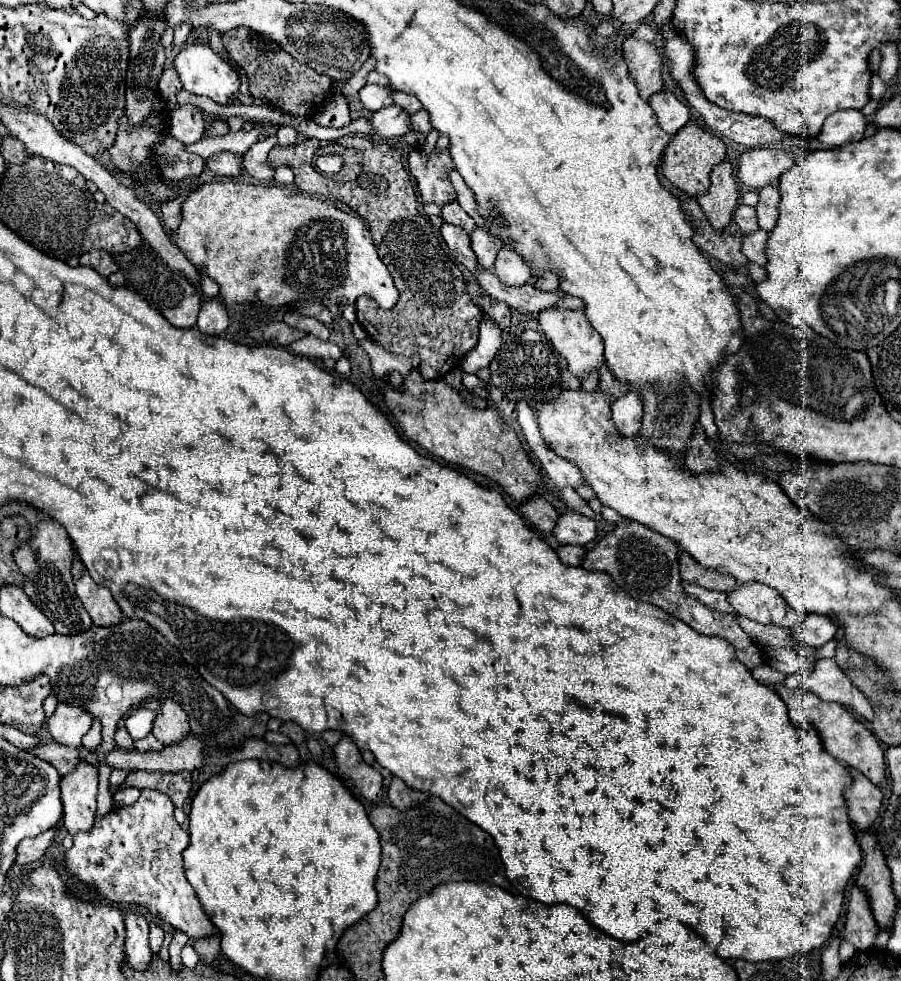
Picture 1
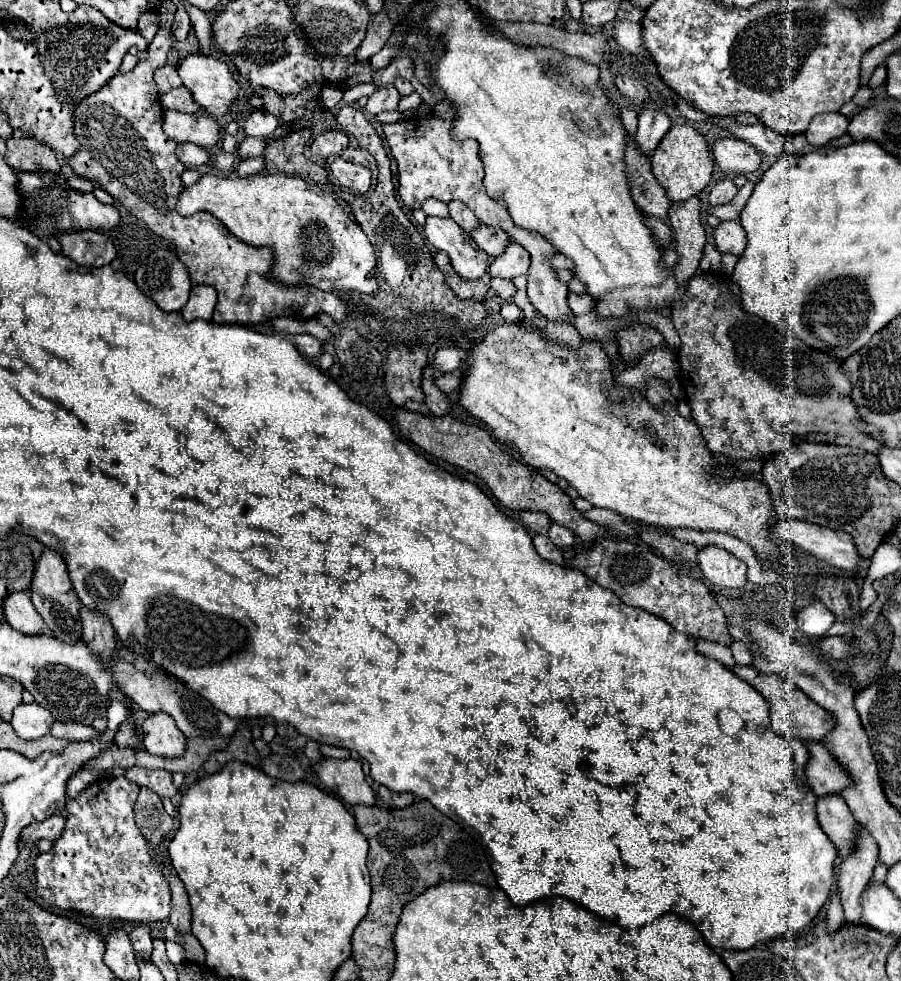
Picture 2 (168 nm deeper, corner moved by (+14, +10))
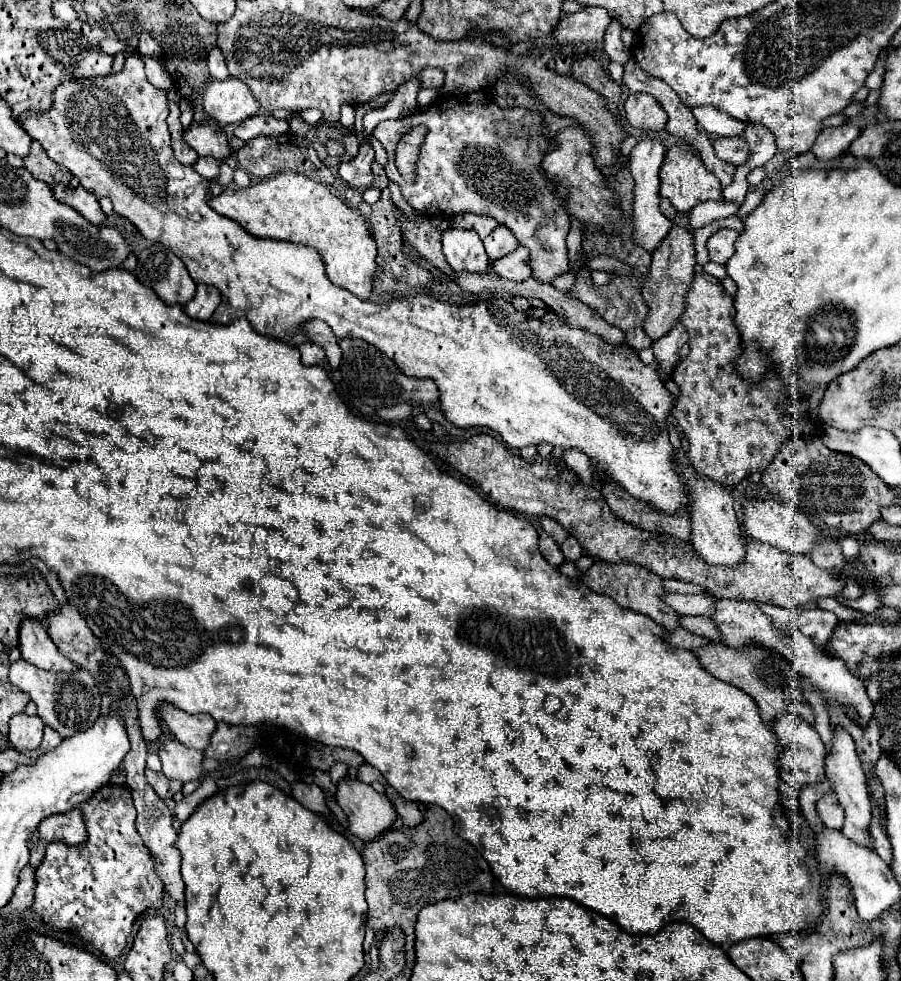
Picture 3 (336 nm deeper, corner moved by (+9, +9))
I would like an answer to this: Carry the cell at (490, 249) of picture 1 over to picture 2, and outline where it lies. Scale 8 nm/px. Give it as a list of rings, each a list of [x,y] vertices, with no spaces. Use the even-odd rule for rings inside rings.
[[[480,224],[474,232],[470,232],[472,240],[488,254],[488,258],[496,258],[504,252],[506,244],[508,244],[508,236],[504,230],[496,228],[496,226],[486,226]]]

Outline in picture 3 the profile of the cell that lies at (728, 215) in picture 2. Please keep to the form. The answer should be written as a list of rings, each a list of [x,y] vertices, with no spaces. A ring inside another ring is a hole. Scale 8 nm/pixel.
[[[707,201],[707,203],[699,203],[689,211],[689,227],[691,229],[699,229],[705,227],[717,219],[725,219],[729,215],[737,213],[737,203],[731,201]]]

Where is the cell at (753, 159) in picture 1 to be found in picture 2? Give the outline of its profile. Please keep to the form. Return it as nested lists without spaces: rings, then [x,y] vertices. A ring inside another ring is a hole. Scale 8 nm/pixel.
[[[734,136],[716,140],[712,144],[712,156],[716,164],[730,176],[754,172],[762,164],[762,154],[752,144]]]

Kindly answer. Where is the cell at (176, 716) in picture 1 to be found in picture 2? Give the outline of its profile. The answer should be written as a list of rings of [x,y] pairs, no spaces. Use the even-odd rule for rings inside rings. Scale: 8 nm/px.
[[[154,712],[142,724],[142,744],[150,754],[174,758],[184,754],[186,736],[176,728],[172,716]]]

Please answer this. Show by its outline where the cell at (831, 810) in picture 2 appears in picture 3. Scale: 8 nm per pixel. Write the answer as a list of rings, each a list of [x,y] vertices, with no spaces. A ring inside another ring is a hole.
[[[823,793],[821,799],[815,803],[817,807],[817,815],[821,817],[821,821],[829,827],[829,829],[841,829],[843,827],[843,809],[835,799],[835,793]]]

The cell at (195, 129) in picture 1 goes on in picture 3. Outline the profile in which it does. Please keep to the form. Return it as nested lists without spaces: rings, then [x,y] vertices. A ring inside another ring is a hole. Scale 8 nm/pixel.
[[[215,121],[191,125],[185,129],[183,139],[201,155],[201,157],[215,157],[217,161],[225,161],[231,155],[231,147],[227,135],[217,127]]]

